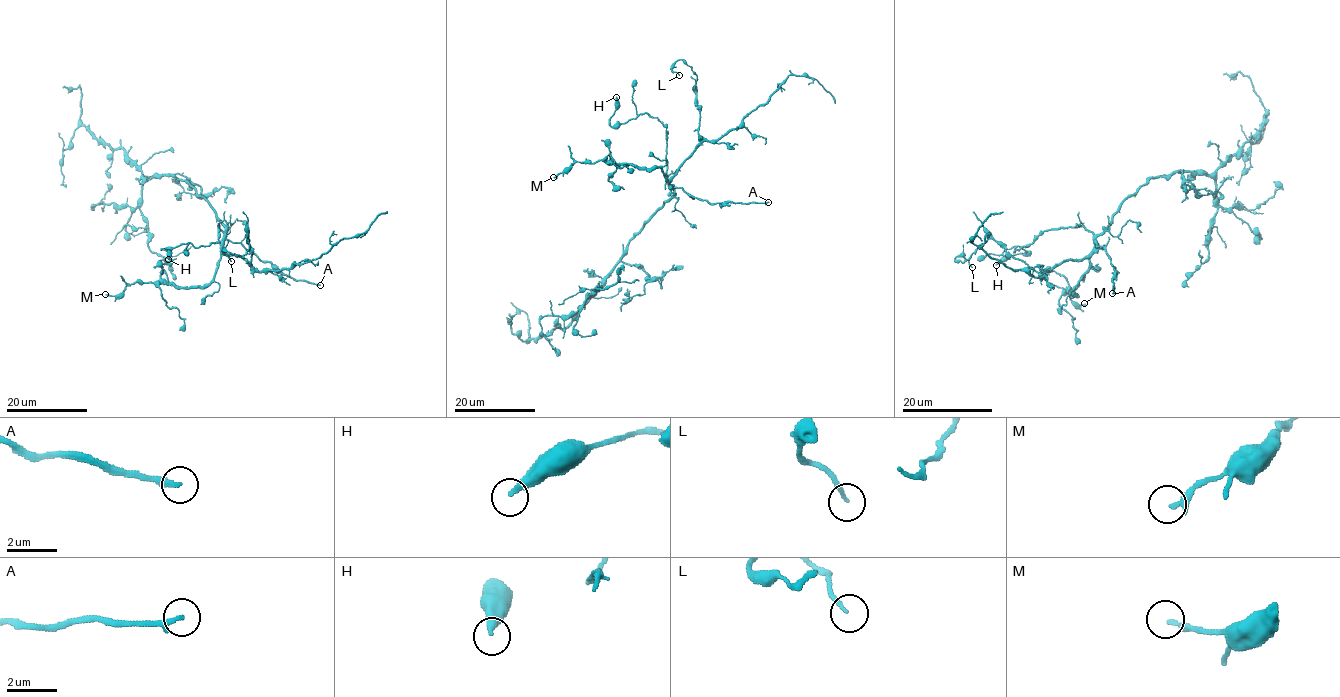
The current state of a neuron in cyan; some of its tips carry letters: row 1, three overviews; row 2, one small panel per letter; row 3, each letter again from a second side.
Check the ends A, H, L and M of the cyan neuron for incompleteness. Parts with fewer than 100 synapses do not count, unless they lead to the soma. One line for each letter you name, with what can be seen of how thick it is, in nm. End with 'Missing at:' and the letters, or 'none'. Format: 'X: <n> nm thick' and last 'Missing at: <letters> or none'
A: 240 nm thick
Missing at: A

